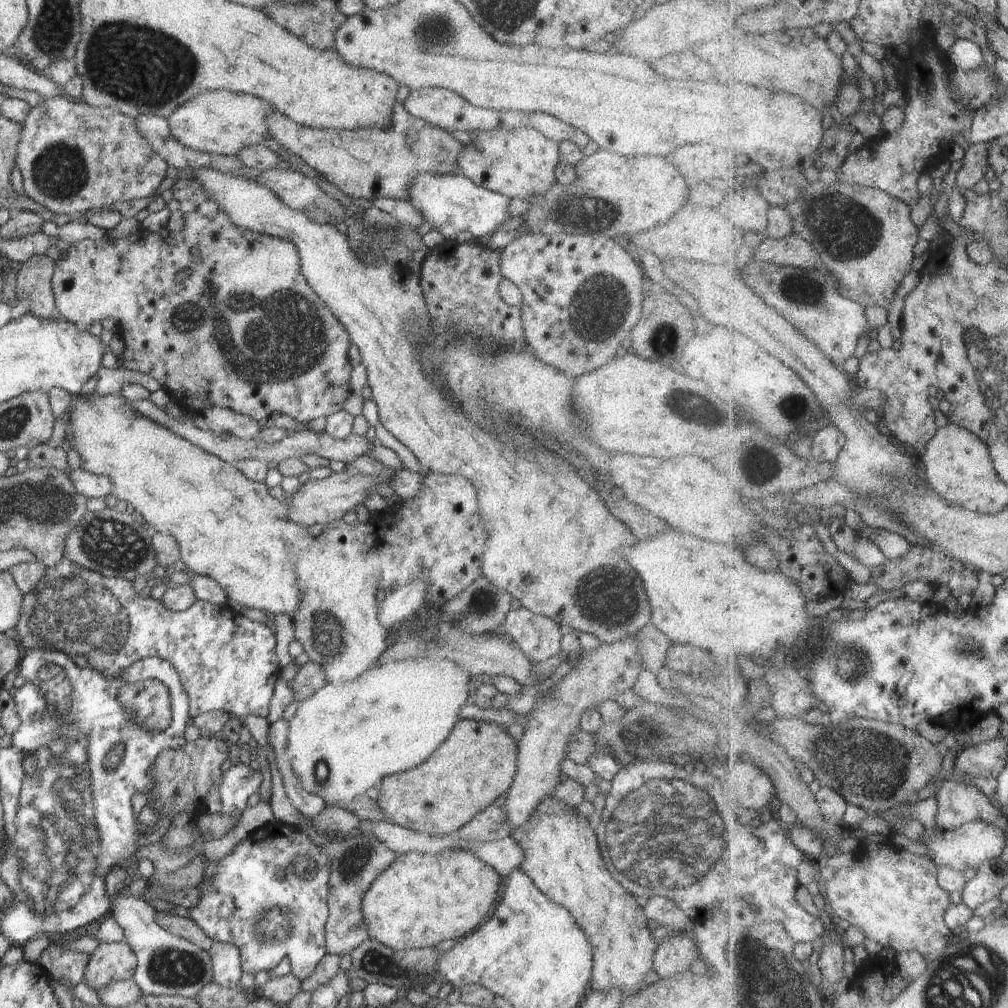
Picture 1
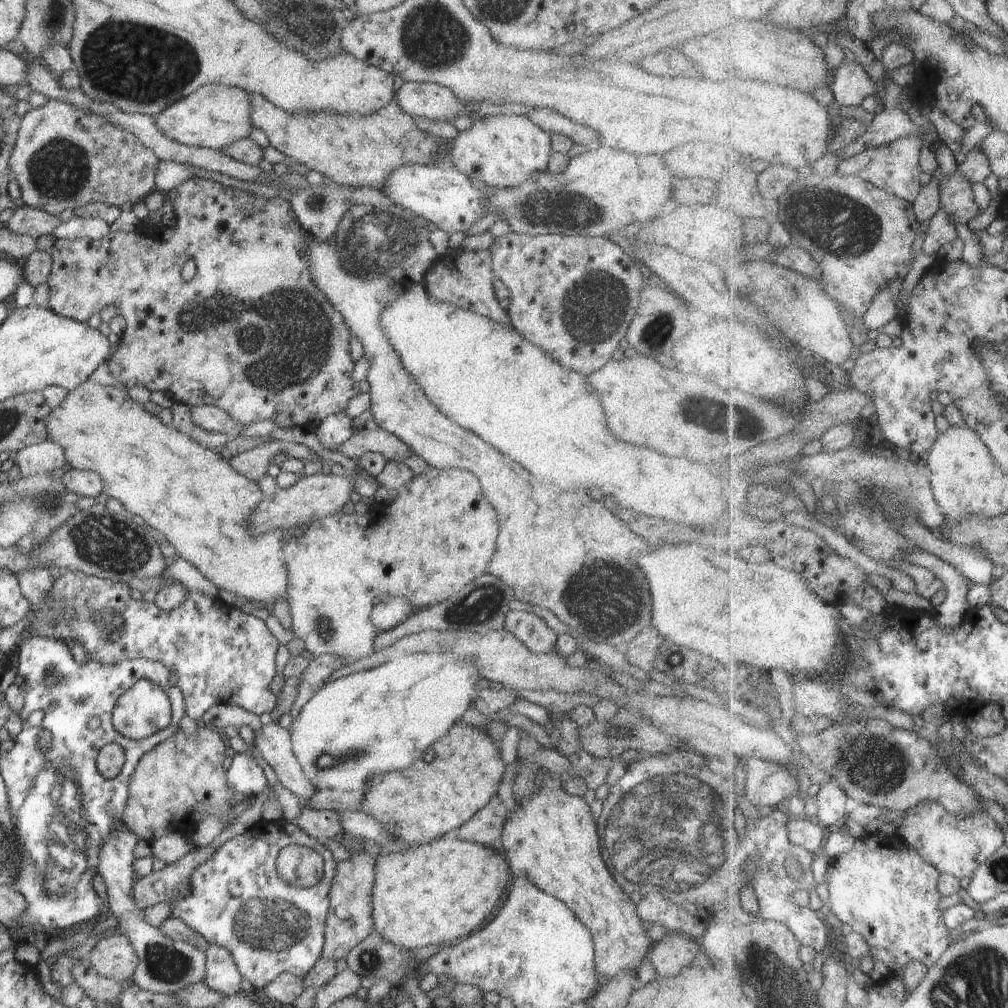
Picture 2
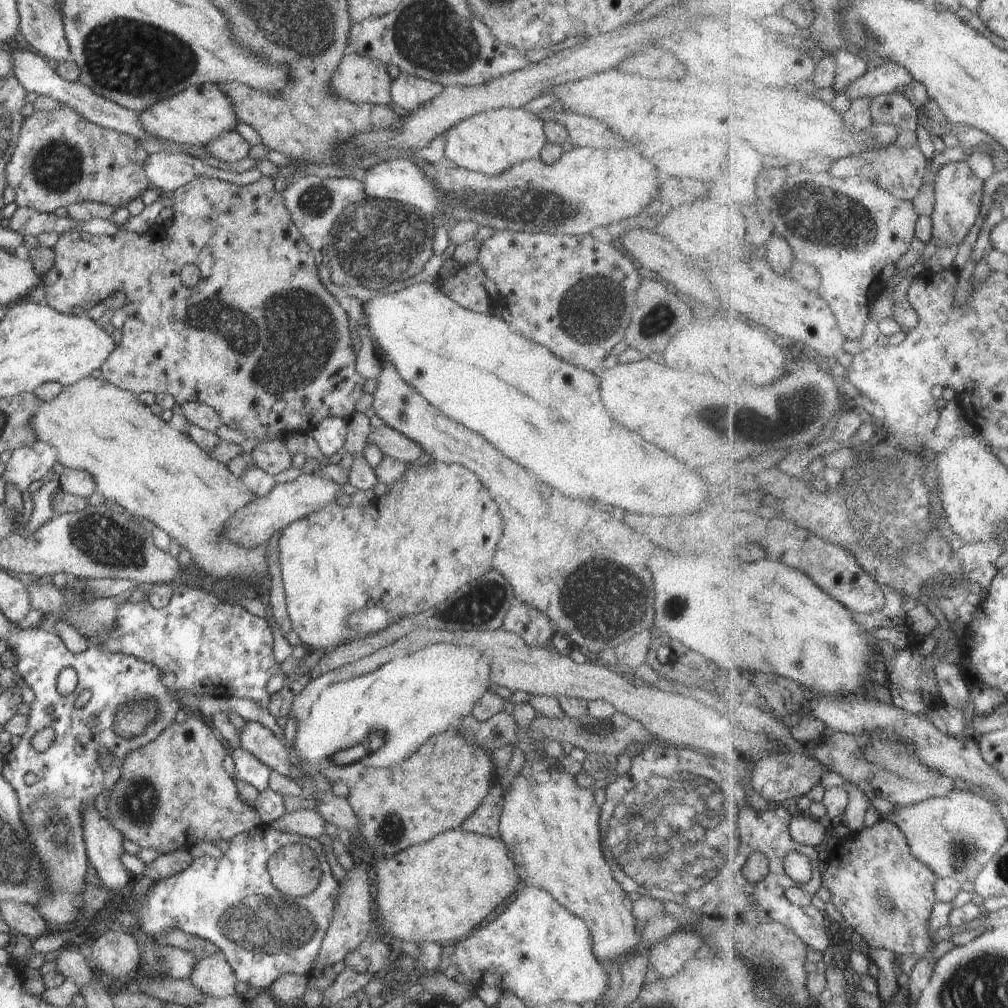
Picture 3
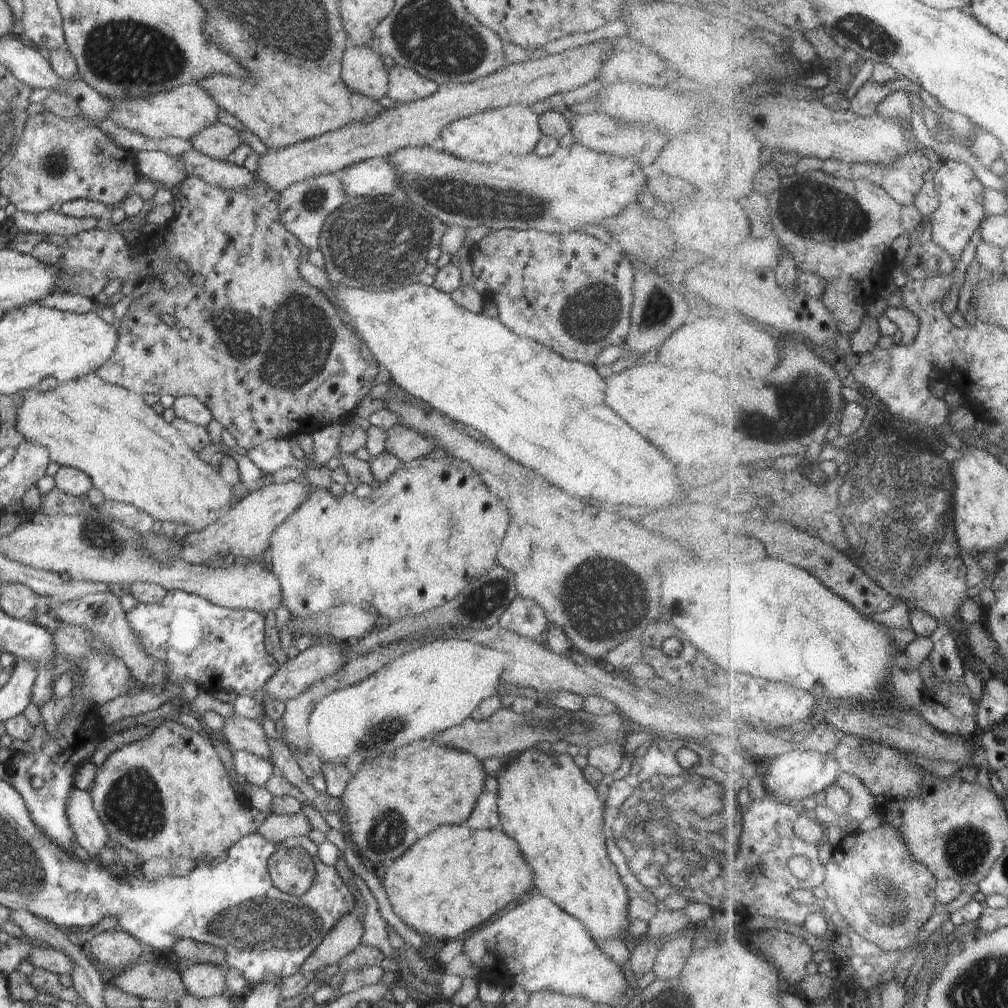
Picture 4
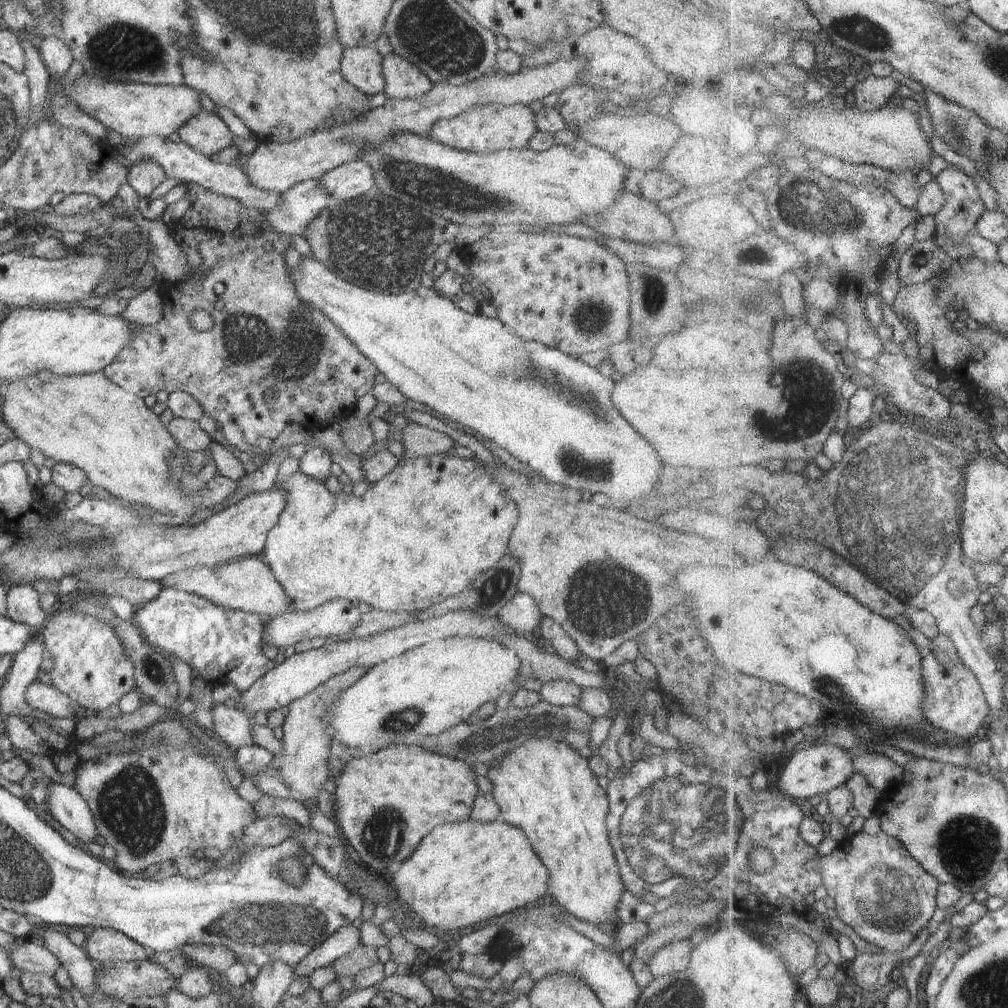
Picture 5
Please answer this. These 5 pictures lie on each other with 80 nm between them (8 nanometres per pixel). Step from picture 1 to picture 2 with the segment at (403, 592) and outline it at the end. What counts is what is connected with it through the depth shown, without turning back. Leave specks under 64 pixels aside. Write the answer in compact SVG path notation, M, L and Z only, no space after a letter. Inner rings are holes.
M401 597L390 600L382 598L375 602L369 614L369 621L372 626L377 628L378 632L382 632L394 628L411 613L411 607L405 599Z

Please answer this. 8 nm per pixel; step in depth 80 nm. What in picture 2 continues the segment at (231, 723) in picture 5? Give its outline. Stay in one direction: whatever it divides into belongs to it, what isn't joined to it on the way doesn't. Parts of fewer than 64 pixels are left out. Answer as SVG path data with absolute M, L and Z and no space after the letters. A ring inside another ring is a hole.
M278 723L264 724L254 732L253 746L265 763L274 769L281 785L299 798L302 808L308 809L305 804L316 790L304 776L294 756L290 732Z

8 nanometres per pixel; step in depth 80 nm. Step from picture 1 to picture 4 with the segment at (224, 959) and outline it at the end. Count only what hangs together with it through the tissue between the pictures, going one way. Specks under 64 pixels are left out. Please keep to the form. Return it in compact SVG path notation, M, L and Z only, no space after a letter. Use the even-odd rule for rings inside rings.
M192 963L180 972L184 990L196 997L222 996L226 984L228 969L216 964Z

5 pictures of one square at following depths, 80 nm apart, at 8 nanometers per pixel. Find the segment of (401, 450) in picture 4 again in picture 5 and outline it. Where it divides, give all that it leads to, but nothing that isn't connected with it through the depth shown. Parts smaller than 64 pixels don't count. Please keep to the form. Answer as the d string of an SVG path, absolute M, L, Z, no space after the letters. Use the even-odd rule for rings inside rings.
M410 421L401 432L401 444L404 449L405 459L424 457L427 455L446 455L458 446L457 442L438 430L431 430Z

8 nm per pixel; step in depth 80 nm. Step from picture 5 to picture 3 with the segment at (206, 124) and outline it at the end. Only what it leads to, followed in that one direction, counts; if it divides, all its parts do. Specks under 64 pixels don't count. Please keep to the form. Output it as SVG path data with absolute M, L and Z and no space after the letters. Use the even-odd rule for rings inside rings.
M226 131L207 142L205 151L221 161L236 162L249 156L250 145L237 131Z

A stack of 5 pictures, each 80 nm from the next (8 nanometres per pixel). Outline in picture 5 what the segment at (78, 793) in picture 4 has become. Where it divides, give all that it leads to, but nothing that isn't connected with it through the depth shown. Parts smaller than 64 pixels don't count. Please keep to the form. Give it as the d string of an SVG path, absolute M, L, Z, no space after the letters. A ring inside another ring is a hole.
M56 782L50 786L48 792L48 808L54 819L74 834L83 846L96 842L98 830L86 800L73 787Z

